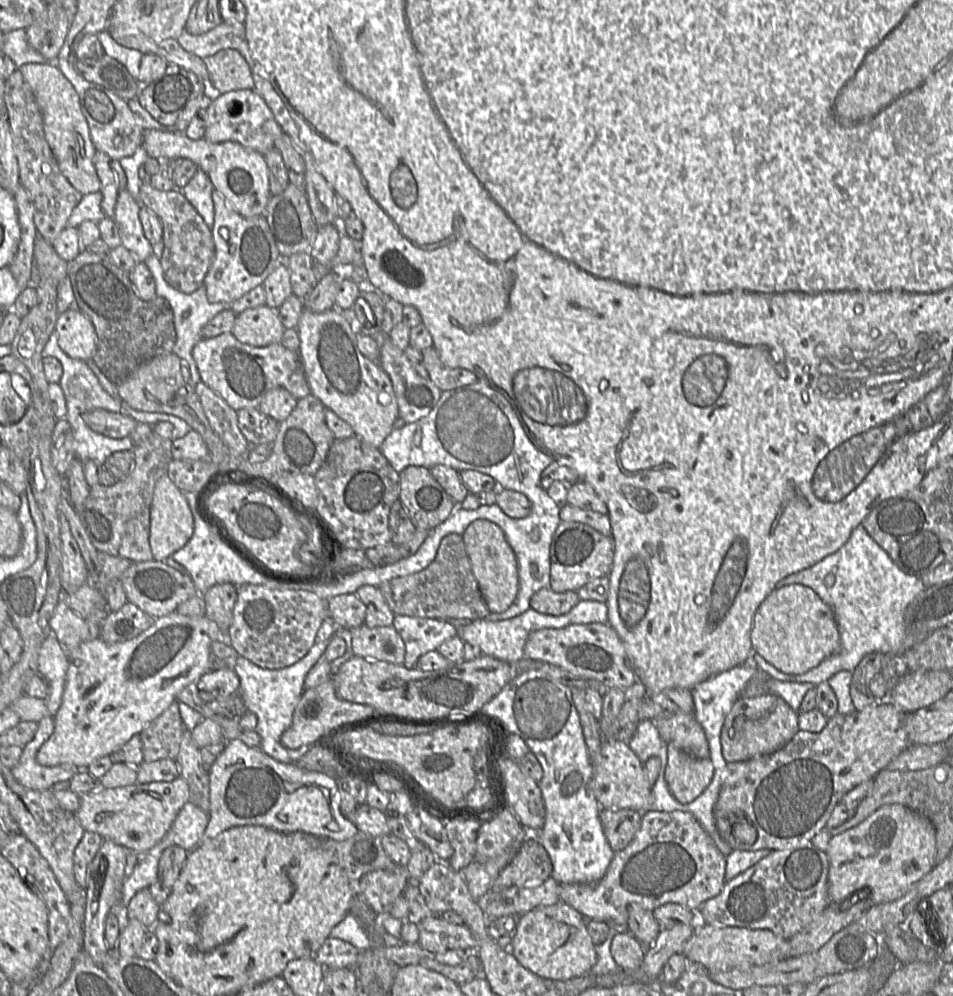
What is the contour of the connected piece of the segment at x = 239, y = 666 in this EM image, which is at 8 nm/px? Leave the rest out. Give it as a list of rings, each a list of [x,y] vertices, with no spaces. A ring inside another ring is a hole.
[[[330,640],[314,643],[308,653],[298,662],[281,669],[264,669],[243,657],[237,657],[232,662],[232,668],[237,674],[240,694],[246,712],[257,717],[256,733],[260,736],[260,749],[267,755],[281,763],[292,763],[288,749],[280,743],[281,735],[292,724],[294,710],[304,692],[306,675],[318,659],[322,656]]]

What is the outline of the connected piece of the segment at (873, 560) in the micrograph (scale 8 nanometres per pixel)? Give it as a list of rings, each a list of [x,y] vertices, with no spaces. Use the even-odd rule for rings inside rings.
[[[862,524],[851,533],[848,541],[836,552],[816,564],[793,573],[776,584],[781,588],[790,584],[810,587],[830,606],[840,632],[839,651],[817,667],[803,673],[802,683],[783,682],[773,678],[767,681],[767,690],[780,696],[796,712],[800,712],[805,694],[840,671],[853,672],[869,653],[902,656],[916,645],[917,638],[910,635],[905,625],[908,605],[926,587],[920,577],[903,572],[889,555],[873,540]]]

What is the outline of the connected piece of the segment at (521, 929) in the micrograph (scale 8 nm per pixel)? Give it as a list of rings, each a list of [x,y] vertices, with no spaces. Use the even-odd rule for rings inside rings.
[[[564,901],[532,909],[519,916],[509,951],[532,973],[544,979],[569,980],[590,972],[597,953],[582,914]]]

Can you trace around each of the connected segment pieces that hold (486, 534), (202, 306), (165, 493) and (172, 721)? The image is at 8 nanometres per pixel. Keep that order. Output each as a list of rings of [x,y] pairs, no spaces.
[[[477,519],[461,535],[473,575],[490,613],[502,613],[515,601],[519,591],[518,561],[502,529],[486,519]]]
[[[153,254],[146,258],[143,263],[148,267],[154,277],[156,295],[165,298],[171,305],[176,331],[176,342],[173,347],[173,352],[188,365],[192,380],[191,385],[194,386],[201,382],[201,377],[192,356],[193,347],[201,339],[202,328],[217,314],[230,308],[230,305],[222,302],[210,303],[207,299],[205,286],[203,285],[190,294],[184,294],[172,288],[163,277],[161,262]]]
[[[163,475],[155,484],[150,508],[149,543],[155,561],[165,561],[173,553],[183,548],[193,535],[194,517],[189,503],[182,491]]]
[[[174,702],[140,733],[143,762],[175,760],[185,731],[179,704]]]

